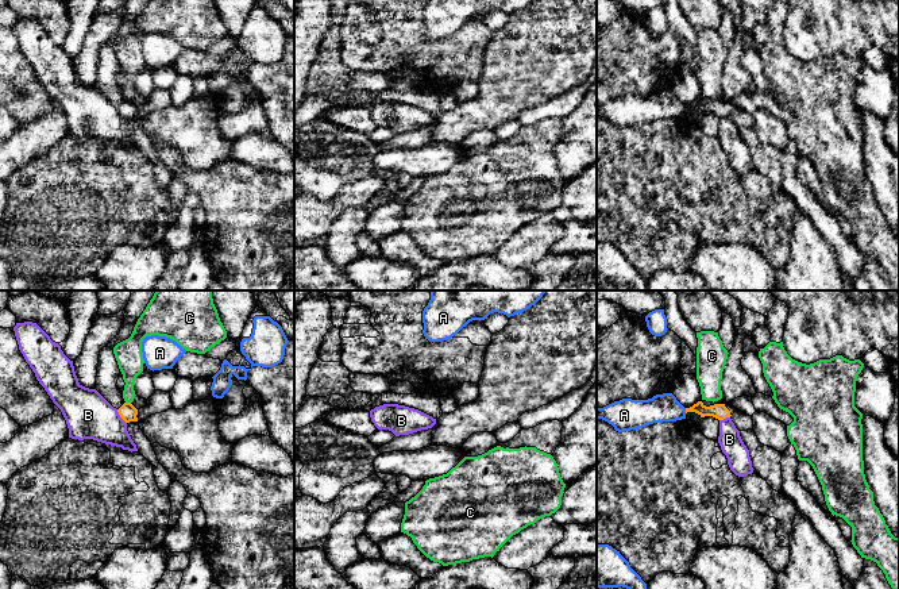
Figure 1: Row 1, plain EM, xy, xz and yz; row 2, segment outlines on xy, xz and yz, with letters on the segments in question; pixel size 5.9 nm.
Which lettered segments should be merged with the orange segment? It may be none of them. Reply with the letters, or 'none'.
none

